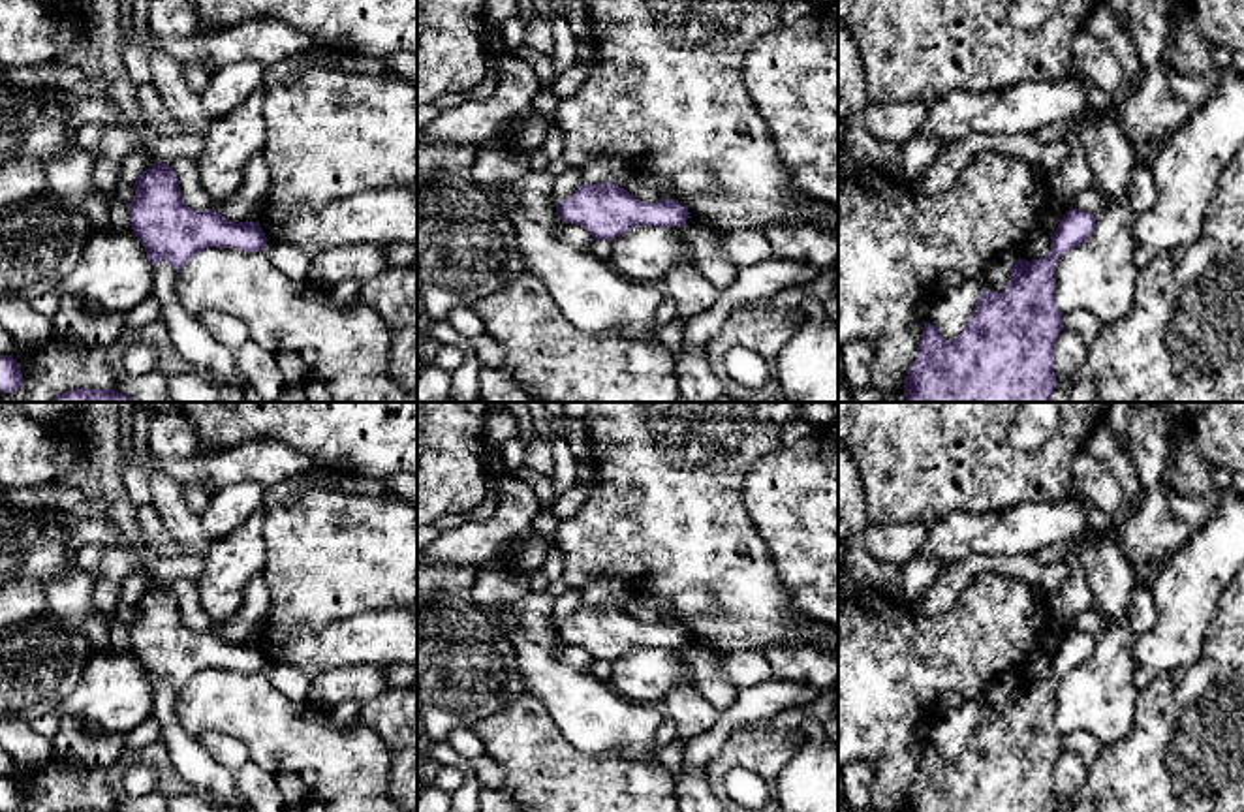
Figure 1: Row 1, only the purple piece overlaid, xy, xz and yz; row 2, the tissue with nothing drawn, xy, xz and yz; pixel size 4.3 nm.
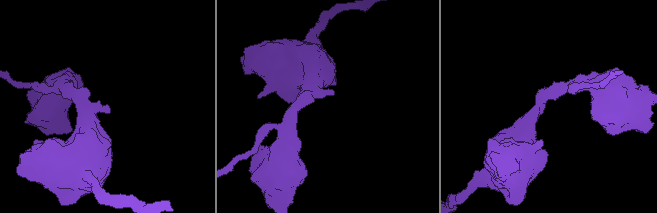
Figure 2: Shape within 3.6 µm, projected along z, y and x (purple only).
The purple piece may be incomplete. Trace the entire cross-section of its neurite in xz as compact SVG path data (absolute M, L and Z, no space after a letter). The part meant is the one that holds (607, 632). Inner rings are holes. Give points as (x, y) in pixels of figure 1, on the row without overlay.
M583 603L556 633L564 645L586 648L594 662L613 662L637 647L682 648L690 639L678 622L646 624L614 603Z

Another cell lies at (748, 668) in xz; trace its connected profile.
M761 650L727 654L723 671L739 690L767 682L774 677L770 664Z

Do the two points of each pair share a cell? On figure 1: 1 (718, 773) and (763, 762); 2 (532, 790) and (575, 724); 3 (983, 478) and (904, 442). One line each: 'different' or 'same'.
1: same
2: different
3: same

